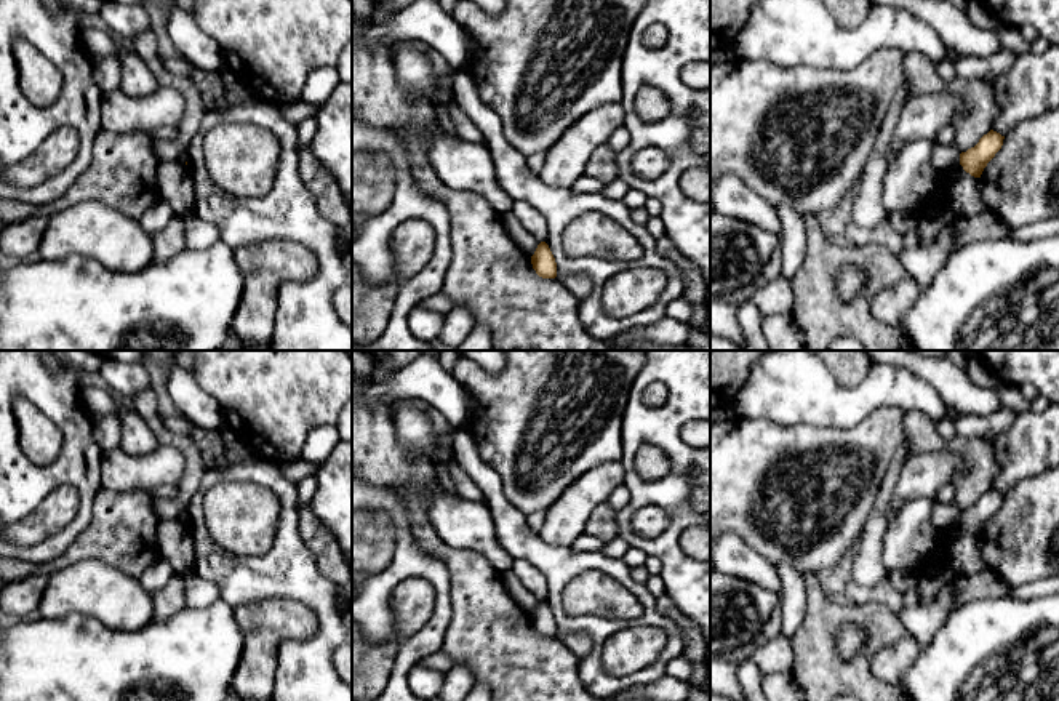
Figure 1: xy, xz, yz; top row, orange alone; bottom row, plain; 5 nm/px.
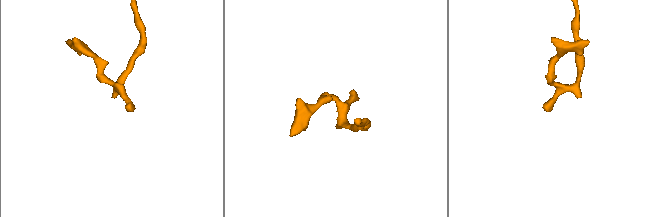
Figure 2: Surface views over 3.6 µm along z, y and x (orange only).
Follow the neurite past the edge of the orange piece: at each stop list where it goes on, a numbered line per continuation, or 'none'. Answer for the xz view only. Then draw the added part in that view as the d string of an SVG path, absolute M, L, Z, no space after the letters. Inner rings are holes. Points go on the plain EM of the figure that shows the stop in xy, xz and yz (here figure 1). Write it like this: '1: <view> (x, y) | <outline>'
none

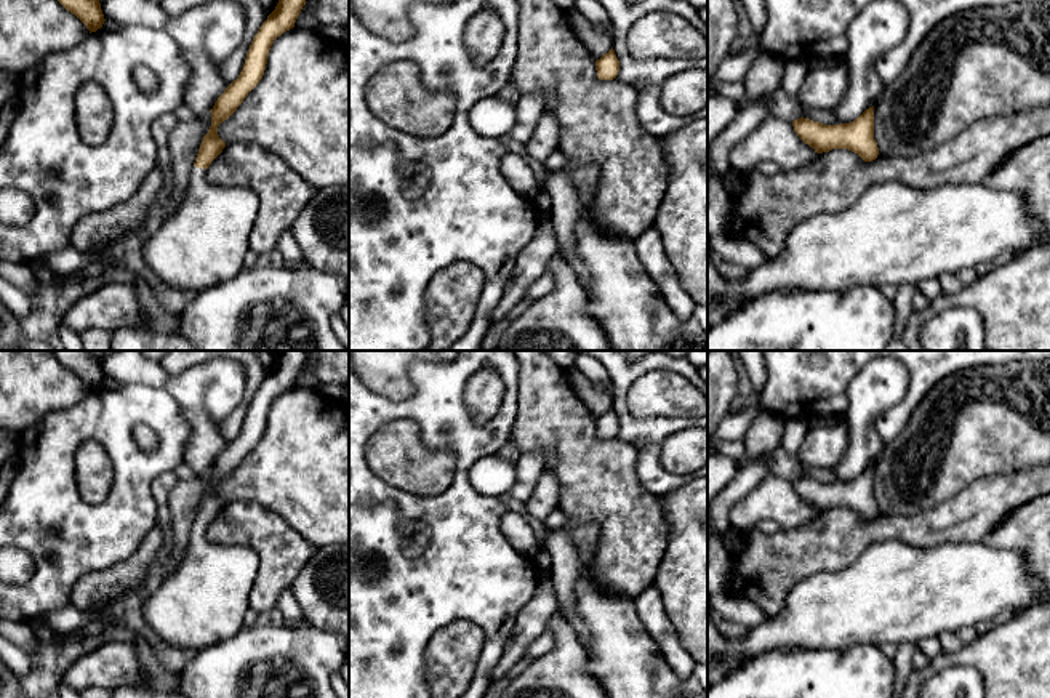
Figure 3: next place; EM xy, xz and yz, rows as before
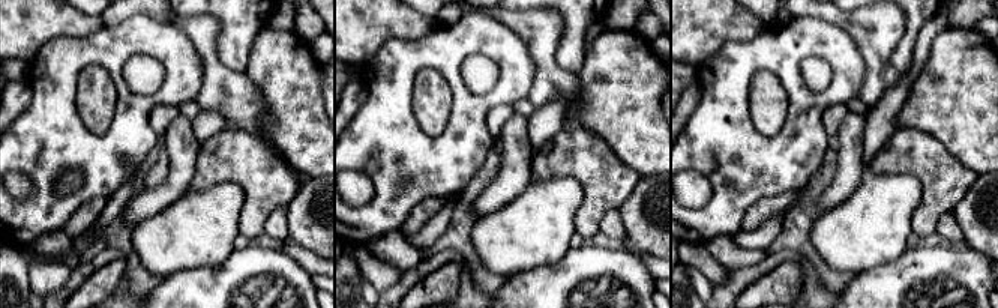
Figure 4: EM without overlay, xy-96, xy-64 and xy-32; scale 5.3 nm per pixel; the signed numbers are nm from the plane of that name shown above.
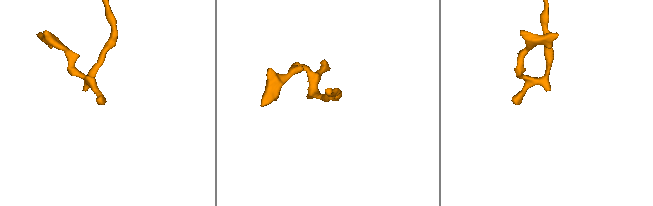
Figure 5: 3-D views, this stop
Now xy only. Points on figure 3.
1: xy (202, 602) | M192 527L184 559L144 605L144 618L162 640L194 652L243 628L259 564L253 549L210 543L205 532Z

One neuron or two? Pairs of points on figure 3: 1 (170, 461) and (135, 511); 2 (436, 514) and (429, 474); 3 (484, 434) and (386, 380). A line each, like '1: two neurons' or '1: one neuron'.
1: one neuron
2: two neurons
3: two neurons

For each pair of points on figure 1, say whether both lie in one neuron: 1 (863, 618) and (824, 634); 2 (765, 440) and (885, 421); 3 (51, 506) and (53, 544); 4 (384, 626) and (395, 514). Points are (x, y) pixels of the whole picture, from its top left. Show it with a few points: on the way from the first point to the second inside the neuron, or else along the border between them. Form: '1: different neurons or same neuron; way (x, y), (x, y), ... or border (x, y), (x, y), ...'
1: same neuron; way (853, 618), (840, 618), (834, 624)
2: same neuron; way (795, 442), (855, 440)
3: different neurons; border (79, 506), (63, 527), (43, 540), (18, 546)
4: same neuron; way (381, 599), (381, 584), (402, 564), (402, 541)

